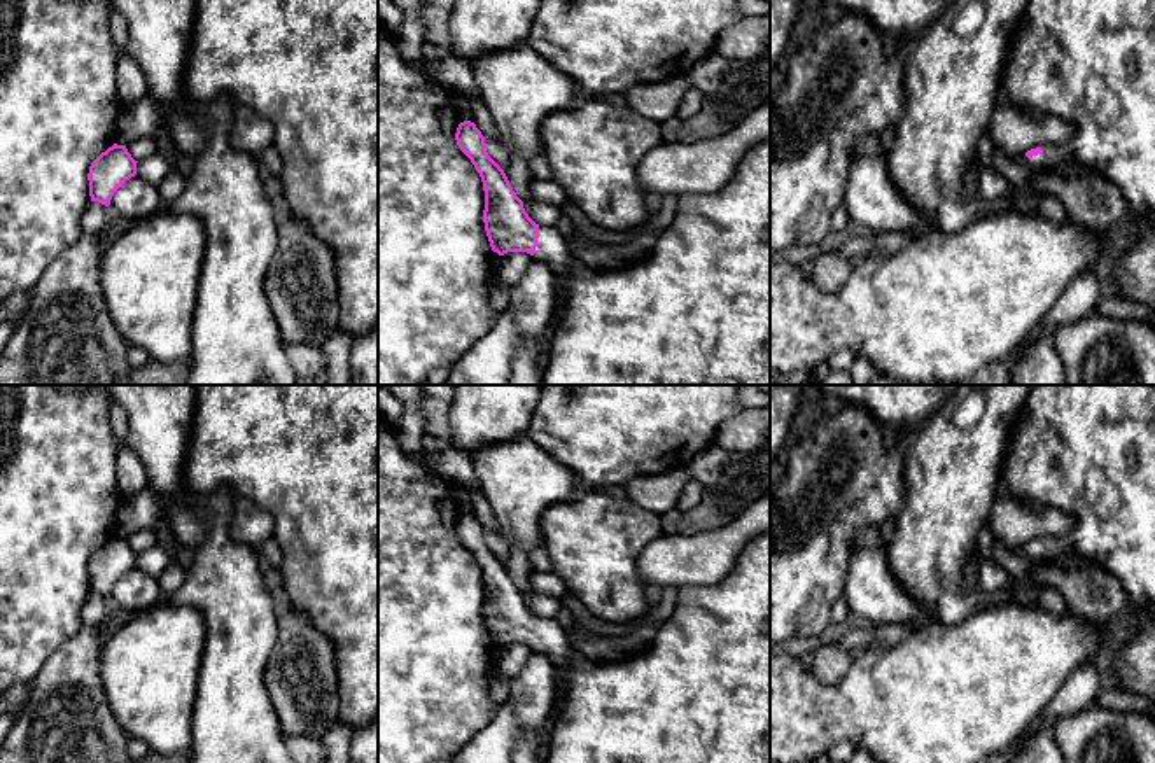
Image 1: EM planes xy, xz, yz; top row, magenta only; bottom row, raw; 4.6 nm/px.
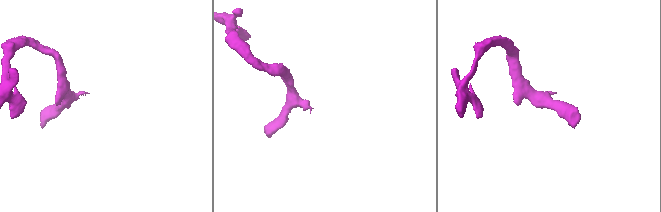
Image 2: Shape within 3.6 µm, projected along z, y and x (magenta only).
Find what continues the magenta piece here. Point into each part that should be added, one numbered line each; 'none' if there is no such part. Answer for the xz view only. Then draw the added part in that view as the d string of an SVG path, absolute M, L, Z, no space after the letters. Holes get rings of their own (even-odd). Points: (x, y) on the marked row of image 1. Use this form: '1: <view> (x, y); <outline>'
1: xz (697, 312); M770 140L744 154L723 189L681 194L670 226L639 264L590 268L546 226L539 226L534 259L544 261L567 292L541 385L770 385Z

